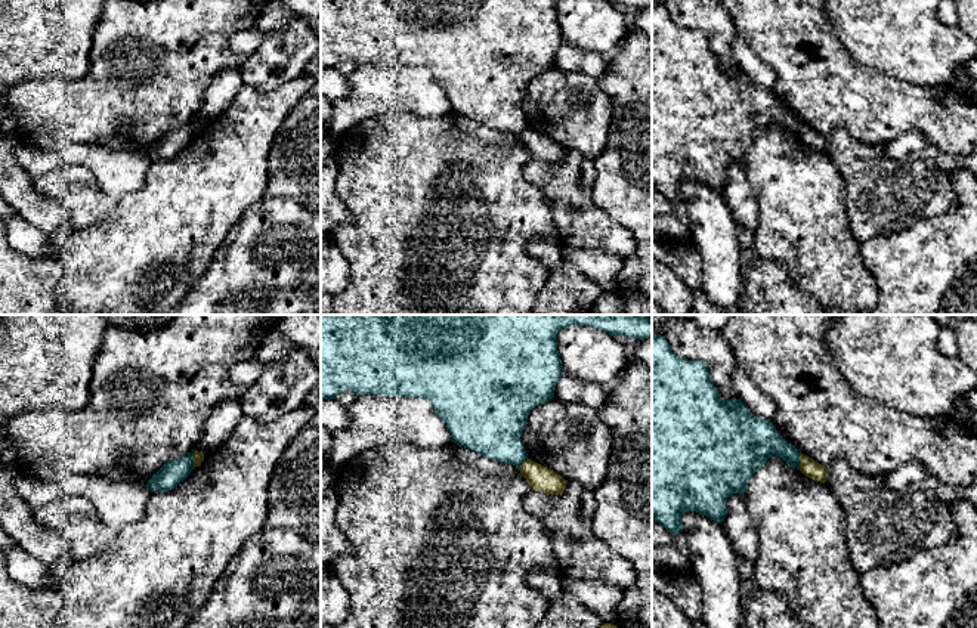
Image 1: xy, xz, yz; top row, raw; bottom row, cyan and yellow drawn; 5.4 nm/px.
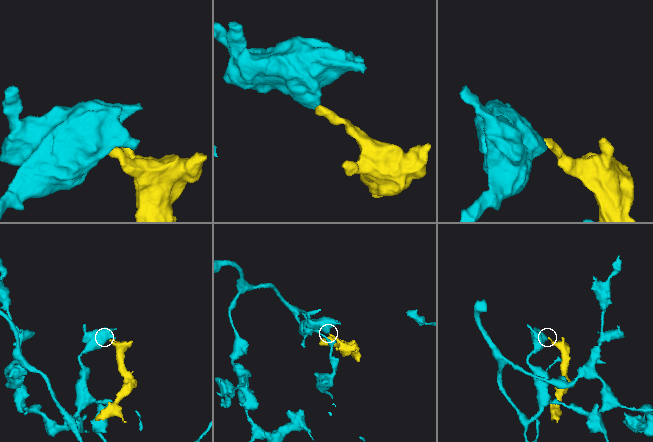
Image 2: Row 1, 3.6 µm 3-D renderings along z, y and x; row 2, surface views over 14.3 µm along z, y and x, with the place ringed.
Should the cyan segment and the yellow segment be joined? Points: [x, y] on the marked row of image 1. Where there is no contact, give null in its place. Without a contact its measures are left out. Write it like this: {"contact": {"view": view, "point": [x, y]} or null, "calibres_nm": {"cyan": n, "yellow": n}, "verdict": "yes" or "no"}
{"contact": {"view": "yz", "point": [798, 461]}, "calibres_nm": {"cyan": 220, "yellow": 100}, "verdict": "no"}

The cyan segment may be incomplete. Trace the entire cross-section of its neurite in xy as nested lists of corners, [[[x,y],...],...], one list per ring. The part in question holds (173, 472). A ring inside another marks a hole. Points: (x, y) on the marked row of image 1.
[[[194,452],[167,461],[146,483],[151,492],[168,492],[183,482],[194,470]]]

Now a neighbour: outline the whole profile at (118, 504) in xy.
[[[16,473],[15,488],[31,511],[62,495],[84,495],[93,502],[99,519],[115,530],[137,522],[151,495],[146,486],[92,476],[65,476],[61,480],[44,482]]]

